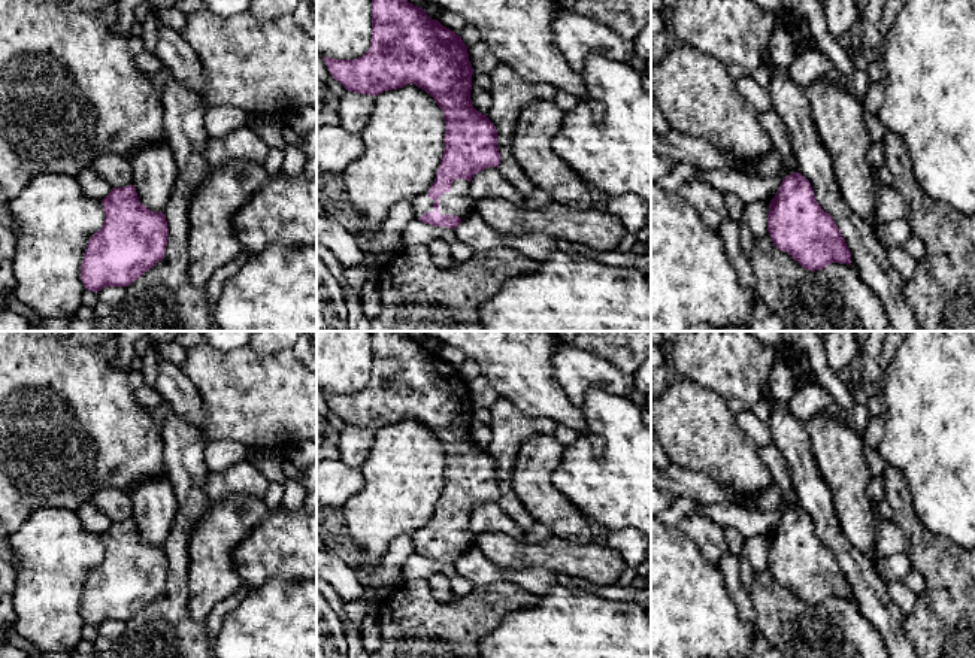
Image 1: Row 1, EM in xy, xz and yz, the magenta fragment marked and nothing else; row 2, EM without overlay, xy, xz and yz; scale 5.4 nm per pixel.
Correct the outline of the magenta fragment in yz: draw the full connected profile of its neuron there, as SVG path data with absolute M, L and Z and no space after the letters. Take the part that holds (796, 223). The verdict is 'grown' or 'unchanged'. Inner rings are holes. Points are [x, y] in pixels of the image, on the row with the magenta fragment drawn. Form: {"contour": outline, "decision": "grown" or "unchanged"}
{"contour": "M799 172L785 176L770 200L767 231L773 245L806 270L821 270L832 263L851 266L845 239Z", "decision": "unchanged"}

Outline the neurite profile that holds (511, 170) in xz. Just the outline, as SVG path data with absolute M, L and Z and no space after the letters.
M499 64L491 73L488 90L493 104L487 118L497 130L497 148L500 152L499 172L524 197L536 185L527 178L512 154L512 136L520 112L533 101L554 101L557 90L548 84L529 84L506 64Z

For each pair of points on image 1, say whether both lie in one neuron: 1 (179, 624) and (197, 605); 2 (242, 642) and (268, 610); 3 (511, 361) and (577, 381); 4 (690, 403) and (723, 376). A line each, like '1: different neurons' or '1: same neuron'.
1: different neurons
2: same neuron
3: different neurons
4: different neurons

